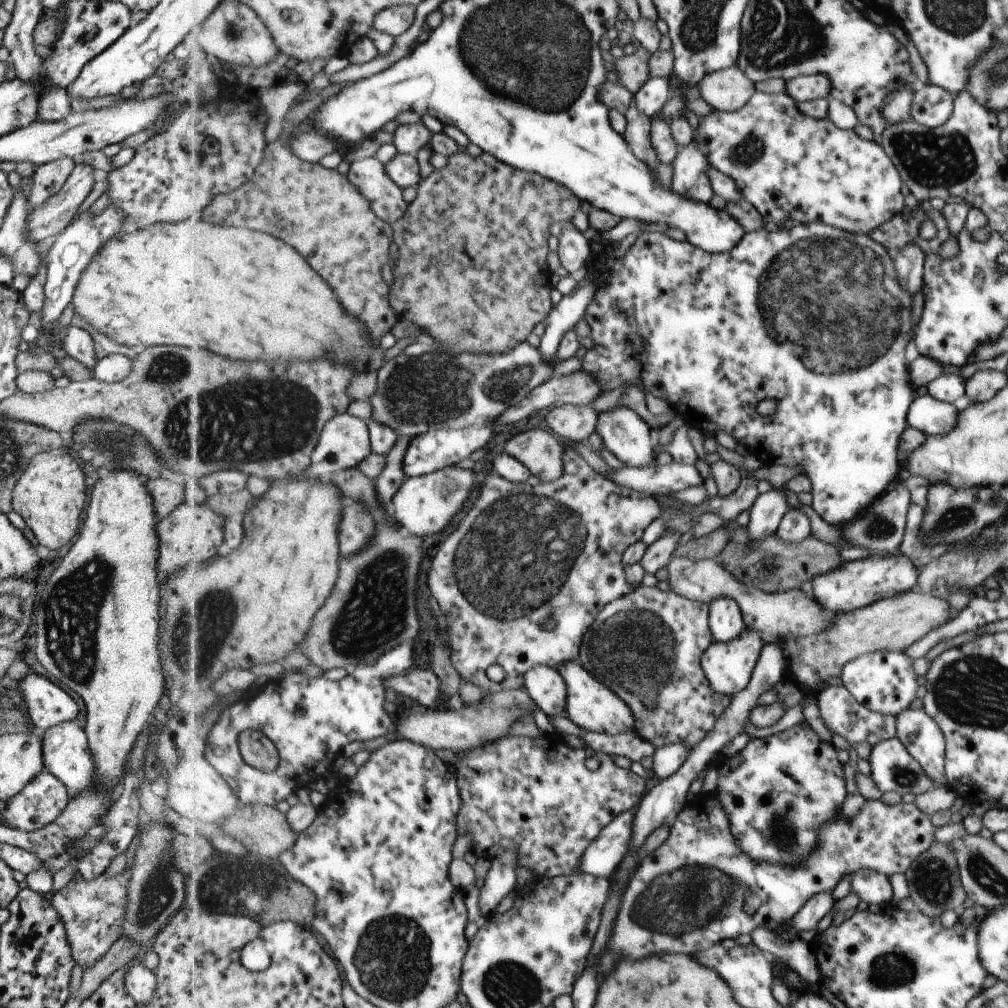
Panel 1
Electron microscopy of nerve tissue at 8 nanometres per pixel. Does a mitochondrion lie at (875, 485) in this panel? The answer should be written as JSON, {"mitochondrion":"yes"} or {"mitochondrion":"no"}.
{"mitochondrion":"no"}

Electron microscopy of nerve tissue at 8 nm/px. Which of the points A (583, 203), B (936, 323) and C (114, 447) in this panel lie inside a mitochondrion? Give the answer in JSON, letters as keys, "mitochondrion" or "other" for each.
{"A":"other","B":"other","C":"mitochondrion"}

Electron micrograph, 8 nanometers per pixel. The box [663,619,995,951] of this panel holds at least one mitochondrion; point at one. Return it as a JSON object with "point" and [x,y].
{"point":[932,880]}

